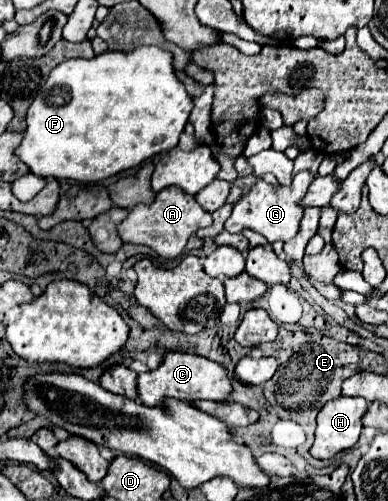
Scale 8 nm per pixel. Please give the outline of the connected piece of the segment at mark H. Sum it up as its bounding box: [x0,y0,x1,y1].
[311,396,369,458]

